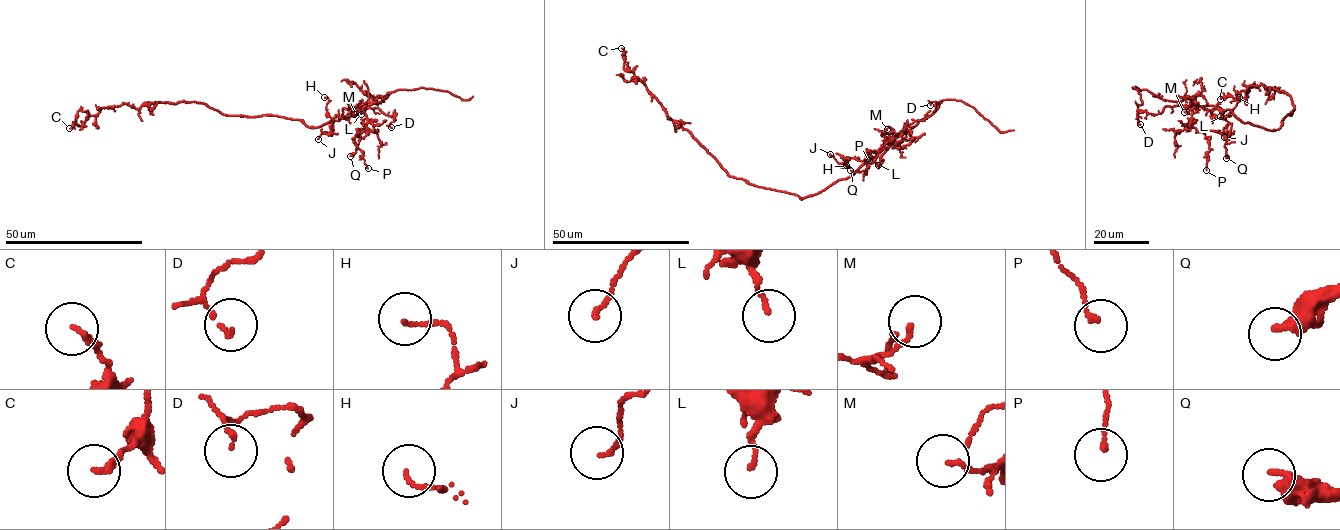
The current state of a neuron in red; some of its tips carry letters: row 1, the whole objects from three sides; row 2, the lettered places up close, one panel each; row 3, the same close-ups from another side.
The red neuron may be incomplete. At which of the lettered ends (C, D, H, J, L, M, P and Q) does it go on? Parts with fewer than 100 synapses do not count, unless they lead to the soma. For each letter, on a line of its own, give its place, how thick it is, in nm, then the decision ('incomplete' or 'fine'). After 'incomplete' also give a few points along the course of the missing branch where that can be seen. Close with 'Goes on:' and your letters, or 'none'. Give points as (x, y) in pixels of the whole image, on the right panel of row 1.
C: (1220, 99) | 160 nm | fine
D: (1140, 124) | 110 nm | fine
H: (1239, 97) | 110 nm | fine
J: (1224, 137) | 110 nm | fine
L: (1220, 116) | 120 nm | fine
M: (1184, 112) | 120 nm | fine
P: (1206, 170) | 140 nm | fine
Q: (1226, 158) | 320 nm | fine
Goes on: none

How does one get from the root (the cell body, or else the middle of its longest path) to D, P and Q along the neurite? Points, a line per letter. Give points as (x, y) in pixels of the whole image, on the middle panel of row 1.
D: (803, 198), (847, 178), (889, 145), (905, 126), (929, 117), (937, 104), (932, 102), (930, 105)
P: (803, 198), (847, 178), (893, 140), (867, 153), (869, 160)
Q: (803, 198), (847, 178), (893, 140), (878, 149), (866, 172), (850, 170)

